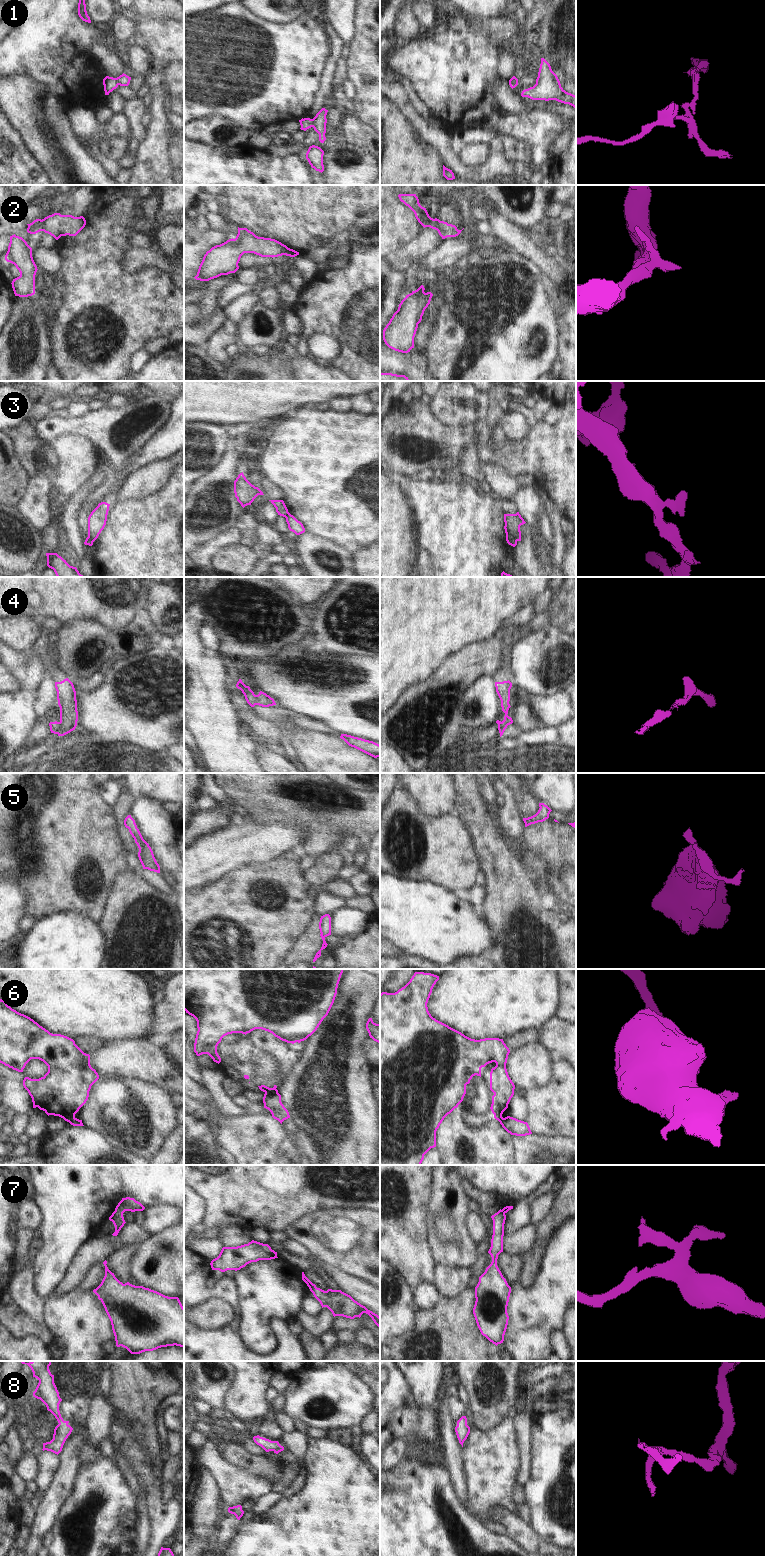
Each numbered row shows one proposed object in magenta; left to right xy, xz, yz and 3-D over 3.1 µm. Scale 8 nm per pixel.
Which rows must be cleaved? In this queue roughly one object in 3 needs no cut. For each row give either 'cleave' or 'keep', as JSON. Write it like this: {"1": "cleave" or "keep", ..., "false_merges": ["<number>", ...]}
{"1": "cleave", "2": "keep", "3": "cleave", "4": "cleave", "5": "cleave", "6": "cleave", "7": "keep", "8": "keep", "false_merges": ["1", "3", "4", "5", "6"]}

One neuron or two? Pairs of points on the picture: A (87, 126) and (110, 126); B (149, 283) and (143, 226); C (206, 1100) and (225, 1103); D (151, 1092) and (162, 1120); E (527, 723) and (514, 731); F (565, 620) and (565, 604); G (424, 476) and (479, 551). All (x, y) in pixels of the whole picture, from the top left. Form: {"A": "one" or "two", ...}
{"A": "one", "B": "two", "C": "two", "D": "one", "E": "two", "F": "one", "G": "two"}

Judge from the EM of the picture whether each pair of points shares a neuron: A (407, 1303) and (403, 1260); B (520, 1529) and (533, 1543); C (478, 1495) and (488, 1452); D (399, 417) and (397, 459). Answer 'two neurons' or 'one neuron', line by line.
A: two neurons
B: one neuron
C: one neuron
D: one neuron

